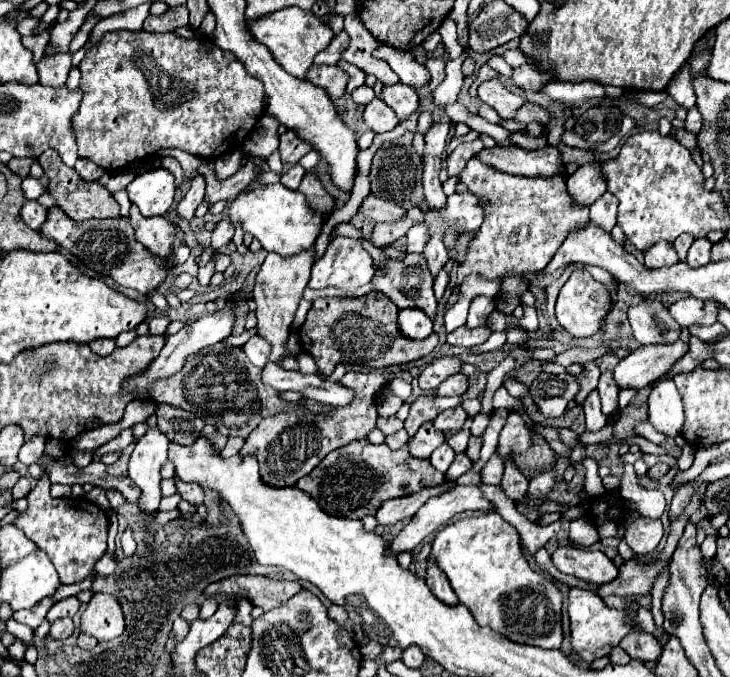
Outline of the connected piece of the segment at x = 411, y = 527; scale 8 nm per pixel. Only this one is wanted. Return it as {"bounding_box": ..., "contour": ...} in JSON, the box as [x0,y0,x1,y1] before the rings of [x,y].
{"bounding_box":[386,486,490,558],"contour":[[[456,486],[452,492],[444,492],[444,494],[440,494],[440,496],[430,498],[430,500],[414,514],[414,518],[398,532],[398,536],[388,542],[388,550],[386,550],[386,552],[390,552],[390,554],[386,554],[386,556],[398,558],[398,556],[404,554],[404,552],[414,552],[416,546],[418,546],[424,538],[432,536],[432,534],[434,534],[436,530],[440,530],[454,514],[464,512],[464,510],[488,512],[488,510],[490,510],[490,502],[482,496],[480,488],[476,488],[476,486]]]}

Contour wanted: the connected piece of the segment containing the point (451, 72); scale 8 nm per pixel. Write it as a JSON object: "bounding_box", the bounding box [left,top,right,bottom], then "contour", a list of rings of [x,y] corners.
{"bounding_box":[432,54,468,110],"contour":[[[462,54],[460,58],[446,62],[446,78],[444,78],[444,82],[432,92],[432,96],[434,96],[434,108],[444,110],[446,106],[450,106],[450,104],[456,102],[456,96],[458,96],[458,92],[460,92],[462,80],[464,80],[460,66],[462,66],[462,62],[464,62],[466,56],[468,56],[468,54]]]}

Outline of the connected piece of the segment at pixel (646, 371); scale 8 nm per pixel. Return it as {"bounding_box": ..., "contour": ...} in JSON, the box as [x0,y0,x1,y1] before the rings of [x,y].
{"bounding_box":[614,344,688,388],"contour":[[[652,344],[640,346],[630,356],[622,358],[614,368],[614,380],[620,388],[644,388],[666,374],[672,364],[684,356],[688,344]]]}

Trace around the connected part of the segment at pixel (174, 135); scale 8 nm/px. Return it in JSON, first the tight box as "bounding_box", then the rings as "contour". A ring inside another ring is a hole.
{"bounding_box":[72,30,262,170],"contour":[[[114,30],[104,34],[104,38],[84,56],[84,60],[80,62],[80,72],[82,72],[82,80],[80,80],[80,90],[84,92],[82,104],[80,104],[80,112],[74,116],[72,124],[76,128],[76,142],[78,142],[78,156],[82,158],[90,158],[92,162],[96,162],[98,166],[106,168],[106,170],[118,170],[124,168],[126,164],[130,164],[132,160],[140,160],[146,156],[154,156],[156,150],[160,148],[180,148],[184,152],[190,152],[194,156],[202,156],[202,158],[216,158],[224,152],[230,152],[234,148],[238,148],[244,140],[244,136],[250,134],[250,130],[256,126],[256,122],[262,118],[262,82],[248,76],[244,66],[236,60],[236,56],[232,56],[232,52],[220,50],[216,44],[212,44],[210,38],[202,36],[196,32],[194,38],[182,38],[178,34],[148,34],[144,30],[138,32],[130,32],[130,30]]]}

